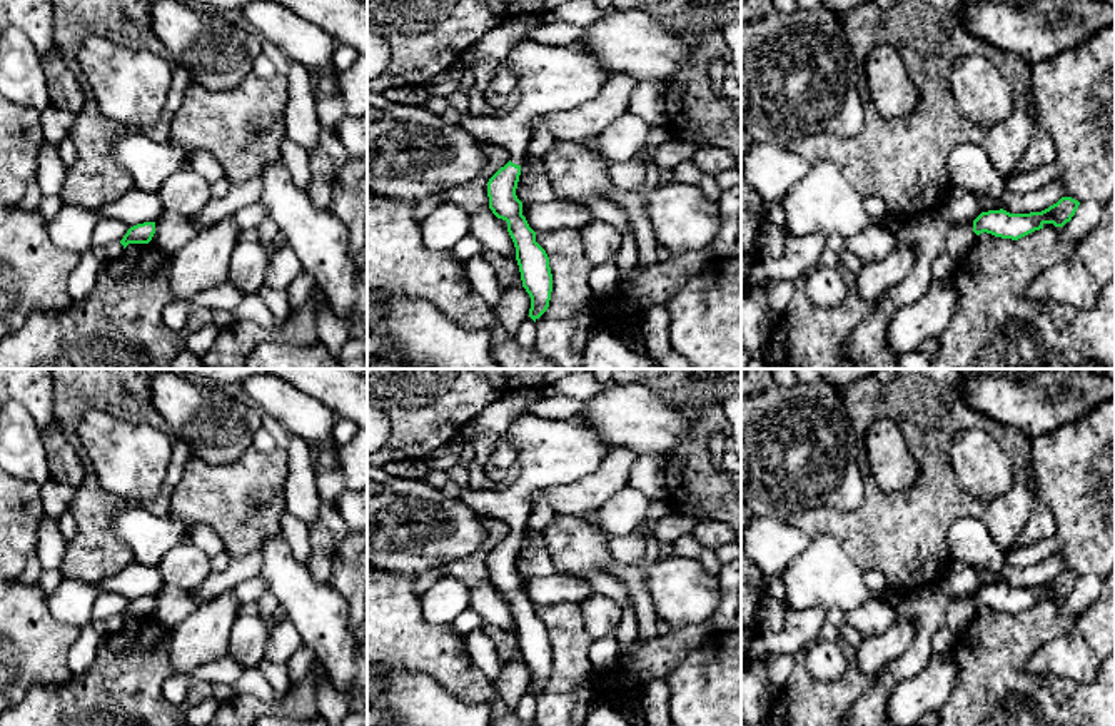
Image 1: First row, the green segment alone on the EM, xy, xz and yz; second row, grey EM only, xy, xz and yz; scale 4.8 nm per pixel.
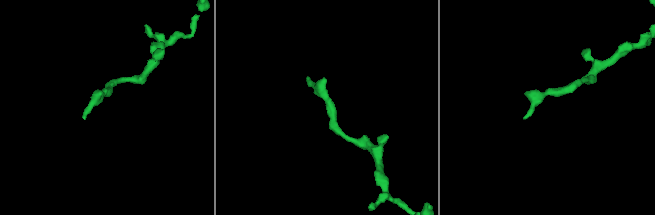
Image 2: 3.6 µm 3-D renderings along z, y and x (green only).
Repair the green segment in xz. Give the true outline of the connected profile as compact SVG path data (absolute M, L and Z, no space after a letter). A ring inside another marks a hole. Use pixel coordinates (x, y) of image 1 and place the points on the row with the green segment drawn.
M539 40L516 43L506 62L517 75L517 105L504 115L471 117L461 125L477 140L499 145L509 154L509 162L487 182L489 209L507 222L522 287L531 297L529 317L536 322L549 307L552 274L549 257L536 242L536 232L522 215L522 202L516 195L521 164L527 154L529 124L536 117L593 102L611 73L586 50L544 45Z

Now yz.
M1062 197L1057 204L1042 212L1010 214L1003 209L981 212L973 220L973 232L976 235L986 232L995 237L1018 240L1035 230L1043 229L1045 224L1063 227L1072 220L1080 202L1072 197Z

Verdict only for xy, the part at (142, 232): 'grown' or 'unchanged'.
unchanged

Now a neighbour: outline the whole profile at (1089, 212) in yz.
M1095 200L1080 202L1075 215L1062 227L1063 240L1083 239L1102 219L1103 205Z

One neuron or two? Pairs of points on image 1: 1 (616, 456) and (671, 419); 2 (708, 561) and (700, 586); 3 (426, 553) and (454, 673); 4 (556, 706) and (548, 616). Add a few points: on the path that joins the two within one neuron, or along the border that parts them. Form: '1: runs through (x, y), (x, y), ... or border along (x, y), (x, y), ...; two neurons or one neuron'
1: border along (611, 448), (628, 448), (636, 454); two neurons
2: border along (671, 548), (678, 554), (696, 559), (715, 574); two neurons
3: border along (384, 569), (406, 573), (414, 578); two neurons
4: runs through (561, 685), (563, 638); one neuron

